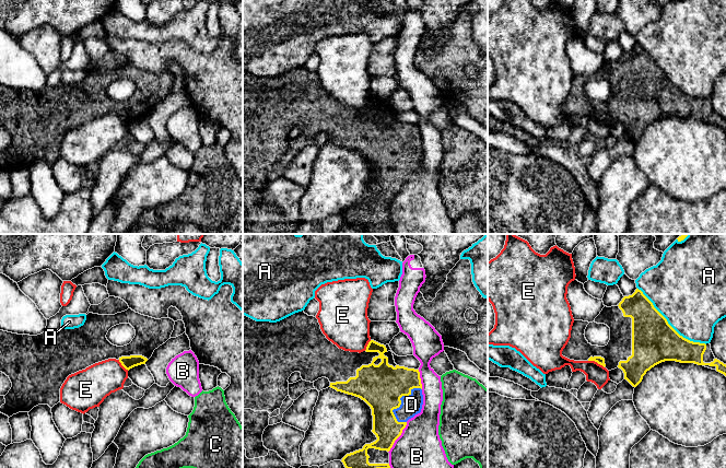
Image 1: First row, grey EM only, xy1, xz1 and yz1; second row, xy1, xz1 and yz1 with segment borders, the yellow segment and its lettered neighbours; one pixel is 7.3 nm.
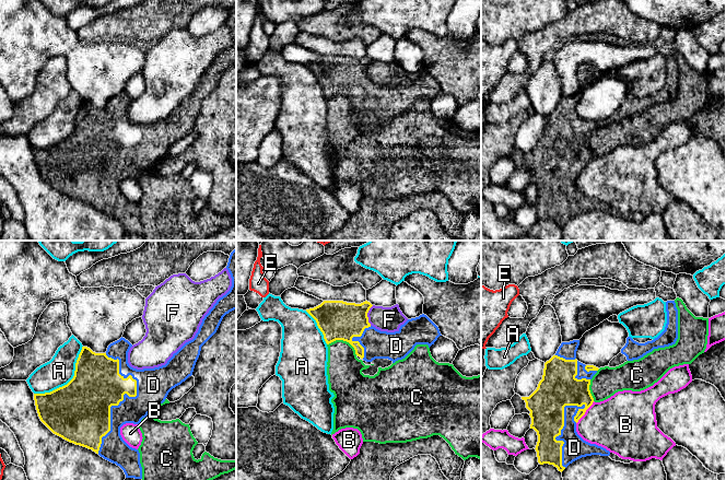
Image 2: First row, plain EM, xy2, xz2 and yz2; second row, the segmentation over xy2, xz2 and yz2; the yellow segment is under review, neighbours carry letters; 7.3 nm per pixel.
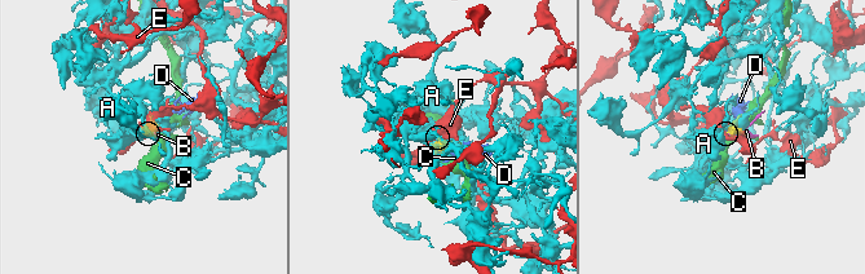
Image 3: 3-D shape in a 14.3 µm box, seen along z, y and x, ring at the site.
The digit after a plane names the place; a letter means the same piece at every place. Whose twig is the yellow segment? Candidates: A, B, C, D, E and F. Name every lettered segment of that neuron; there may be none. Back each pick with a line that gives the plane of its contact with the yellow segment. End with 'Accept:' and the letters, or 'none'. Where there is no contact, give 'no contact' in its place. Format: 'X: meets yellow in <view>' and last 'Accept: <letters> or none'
D: meets yellow in xy2
Accept: D

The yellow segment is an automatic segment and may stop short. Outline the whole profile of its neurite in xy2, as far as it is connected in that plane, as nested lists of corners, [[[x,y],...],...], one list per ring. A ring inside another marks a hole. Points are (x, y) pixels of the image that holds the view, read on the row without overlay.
[[[236,3],[231,8],[226,21],[231,33],[230,46],[220,52],[202,74],[195,93],[186,97],[165,120],[154,124],[137,125],[128,118],[128,107],[132,99],[125,93],[110,98],[105,108],[95,108],[87,102],[82,102],[75,118],[73,133],[65,141],[50,148],[34,149],[36,165],[40,176],[56,190],[63,195],[92,204],[104,214],[119,221],[126,233],[142,234],[140,208],[130,202],[120,190],[120,183],[126,178],[139,179],[143,173],[156,161],[163,159],[168,148],[192,130],[196,117],[200,110],[201,102],[216,87],[223,72],[236,65]]]

